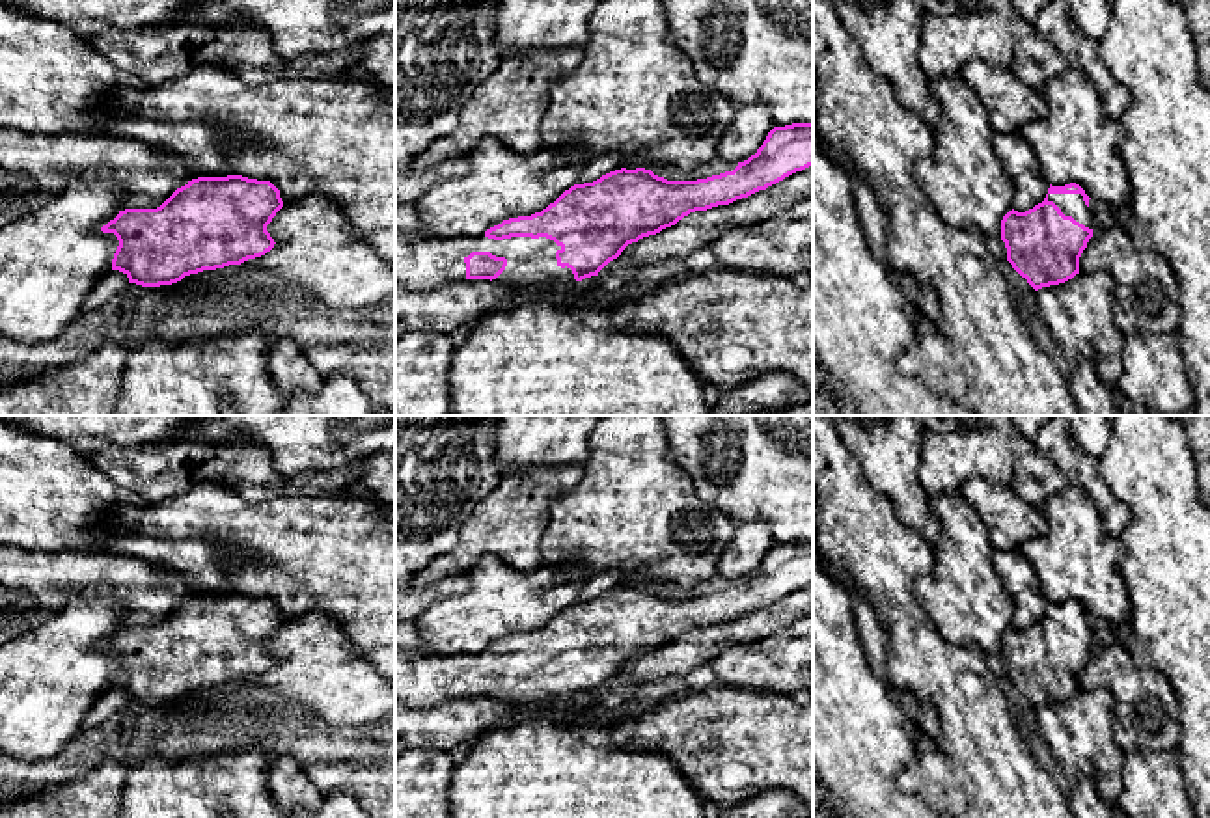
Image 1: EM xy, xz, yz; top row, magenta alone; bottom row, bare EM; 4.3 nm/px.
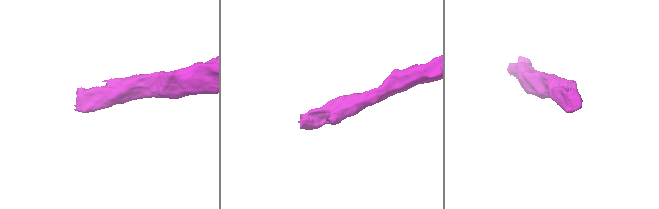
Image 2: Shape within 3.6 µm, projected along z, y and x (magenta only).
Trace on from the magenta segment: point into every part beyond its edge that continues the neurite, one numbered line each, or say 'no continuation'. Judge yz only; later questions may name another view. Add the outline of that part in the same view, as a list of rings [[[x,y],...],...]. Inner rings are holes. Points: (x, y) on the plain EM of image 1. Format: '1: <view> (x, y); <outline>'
1: yz (1072, 623); [[[1048,611],[1048,619],[1053,619],[1065,634],[1072,634],[1093,648],[1096,647],[1094,634],[1085,622],[1081,611]]]

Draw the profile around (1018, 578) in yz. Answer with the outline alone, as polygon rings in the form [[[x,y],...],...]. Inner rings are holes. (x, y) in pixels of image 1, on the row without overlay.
[[[1022,550],[994,552],[992,566],[1012,600],[1012,626],[1025,630],[1042,620],[1050,602]]]

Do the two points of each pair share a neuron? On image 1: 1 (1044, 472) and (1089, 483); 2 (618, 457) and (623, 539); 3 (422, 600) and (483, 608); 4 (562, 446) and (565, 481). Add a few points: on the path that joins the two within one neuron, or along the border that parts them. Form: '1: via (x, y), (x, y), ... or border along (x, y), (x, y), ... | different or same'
1: border along (1033, 446), (1071, 479) | different
2: via (623, 477), (623, 518) | same
3: border along (468, 578), (465, 591), (433, 600), (414, 619) | different
4: border along (582, 464), (528, 464), (521, 470) | different

